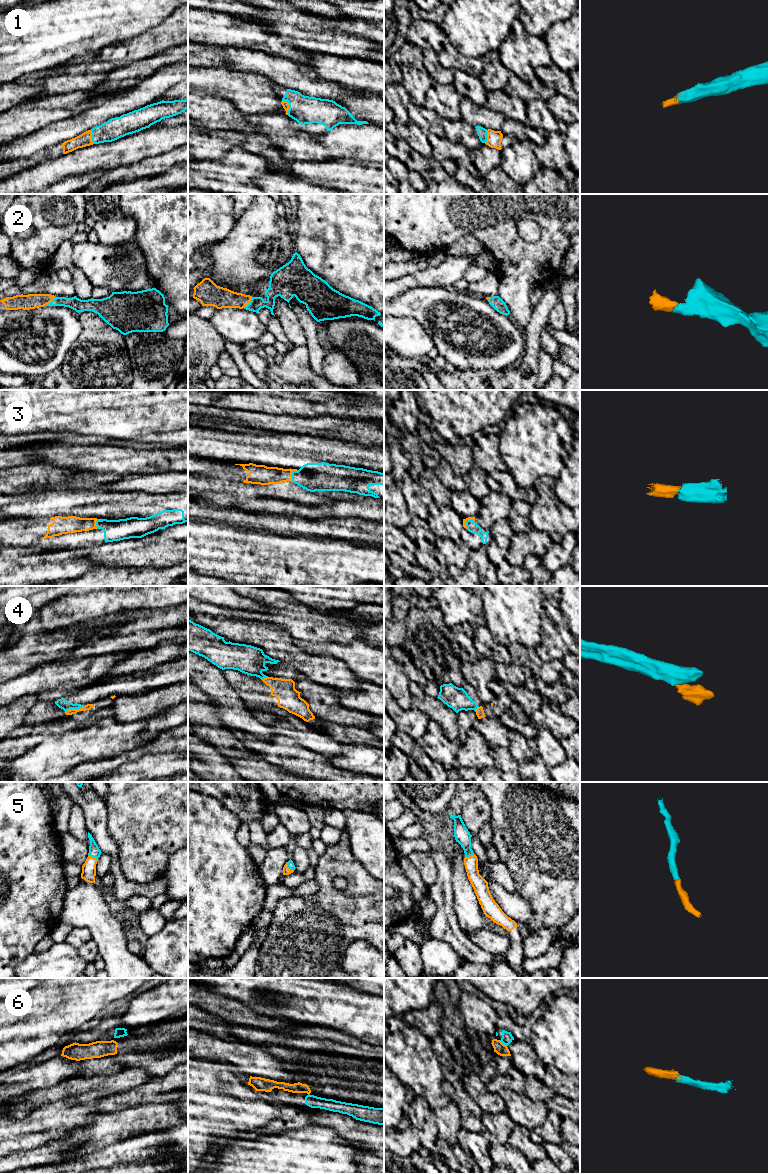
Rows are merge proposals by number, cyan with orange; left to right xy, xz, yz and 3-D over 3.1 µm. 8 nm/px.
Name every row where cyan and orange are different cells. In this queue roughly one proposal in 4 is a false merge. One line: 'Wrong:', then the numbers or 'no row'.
Wrong: 4

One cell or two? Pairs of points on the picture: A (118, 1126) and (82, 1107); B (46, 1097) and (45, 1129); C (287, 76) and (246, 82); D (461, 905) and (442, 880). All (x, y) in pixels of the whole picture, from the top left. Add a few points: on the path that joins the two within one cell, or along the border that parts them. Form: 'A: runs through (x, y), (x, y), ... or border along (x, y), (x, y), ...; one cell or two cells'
A: border along (100, 1112), (92, 1121); two cells
B: border along (55, 1100), (44, 1104); two cells
C: border along (248, 71), (264, 74), (275, 83); two cells
D: border along (453, 870), (453, 910), (457, 917); two cells

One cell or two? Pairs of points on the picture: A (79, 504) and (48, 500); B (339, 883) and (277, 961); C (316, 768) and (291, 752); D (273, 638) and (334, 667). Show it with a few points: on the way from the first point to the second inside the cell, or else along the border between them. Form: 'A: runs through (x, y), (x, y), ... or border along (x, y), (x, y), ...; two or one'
A: runs through (71, 502), (56, 502); one
B: border along (332, 882), (339, 889), (344, 889), (347, 886); two
C: runs through (310, 765), (297, 753); one
D: runs through (288, 650), (304, 663), (319, 667); one

